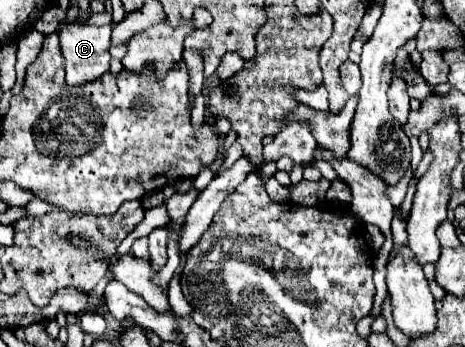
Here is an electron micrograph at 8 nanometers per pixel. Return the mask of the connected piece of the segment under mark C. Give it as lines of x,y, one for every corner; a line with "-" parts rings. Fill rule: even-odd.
70,22
70,24
62,24
62,28
58,30
58,38
60,38
60,52
64,56
64,70
66,70
66,82
70,86
82,86
86,82
92,82
96,78
100,78
104,72
110,70
110,32
112,26
88,26
82,22

